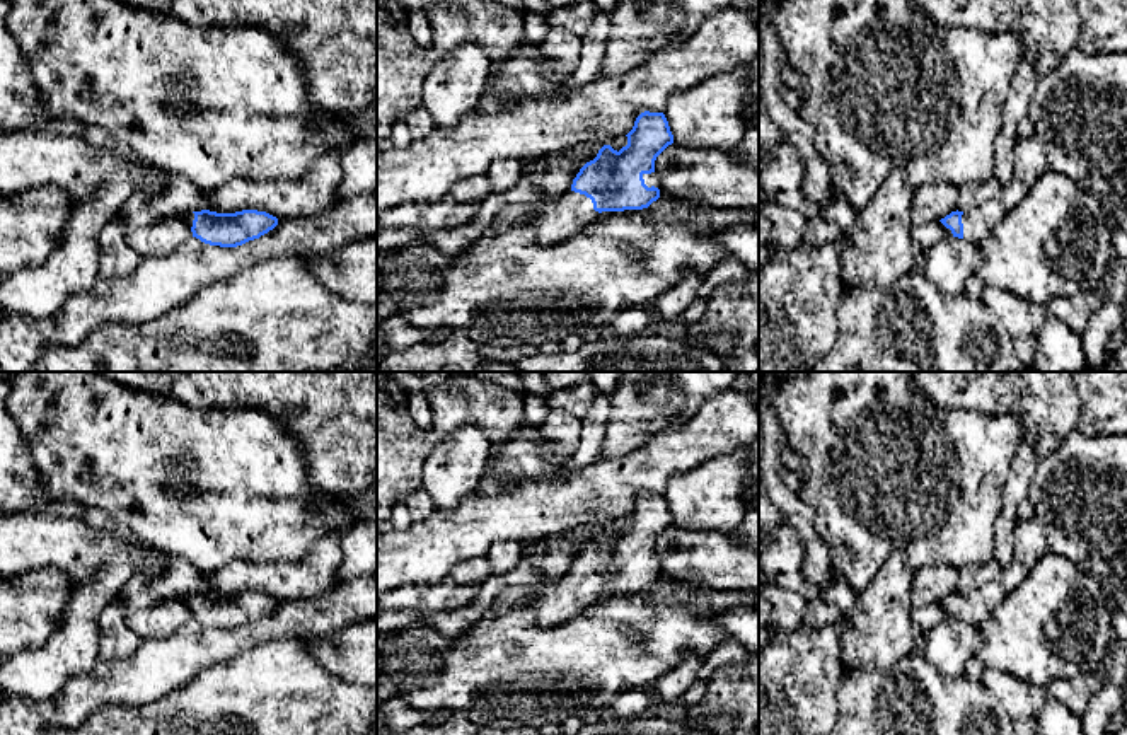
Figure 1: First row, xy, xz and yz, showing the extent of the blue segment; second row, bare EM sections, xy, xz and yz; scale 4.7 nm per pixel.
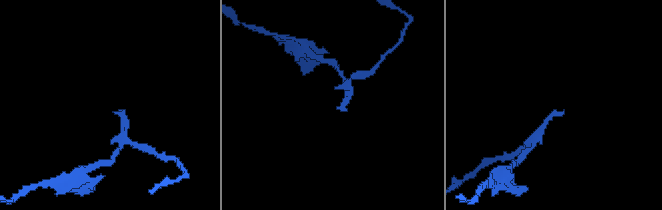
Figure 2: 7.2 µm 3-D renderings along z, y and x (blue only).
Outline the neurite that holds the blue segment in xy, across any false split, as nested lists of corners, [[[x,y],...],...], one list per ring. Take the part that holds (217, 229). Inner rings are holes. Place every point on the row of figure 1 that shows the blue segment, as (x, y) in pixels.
[[[210,210],[182,215],[193,237],[210,246],[237,247],[259,239],[278,225],[278,218],[257,210],[217,213]]]

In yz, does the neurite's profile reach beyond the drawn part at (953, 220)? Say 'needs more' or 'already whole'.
needs more

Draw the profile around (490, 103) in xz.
[[[484,90],[476,104],[476,109],[486,114],[506,113],[513,106],[513,97],[515,94],[503,95],[503,94],[489,94]]]

